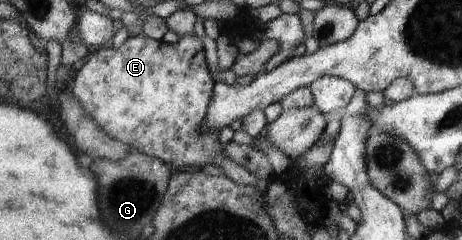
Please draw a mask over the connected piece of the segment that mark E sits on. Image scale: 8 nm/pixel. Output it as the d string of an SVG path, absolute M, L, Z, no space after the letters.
M138 34L128 37L119 48L91 49L87 58L88 61L80 69L72 84L72 92L82 103L87 115L92 117L95 124L108 136L123 142L132 150L164 161L173 170L181 167L202 168L211 162L222 168L222 174L231 178L237 185L256 187L258 179L254 173L220 155L222 148L218 140L220 131L204 131L201 128L215 81L206 64L203 43L196 34L182 37L173 45Z

